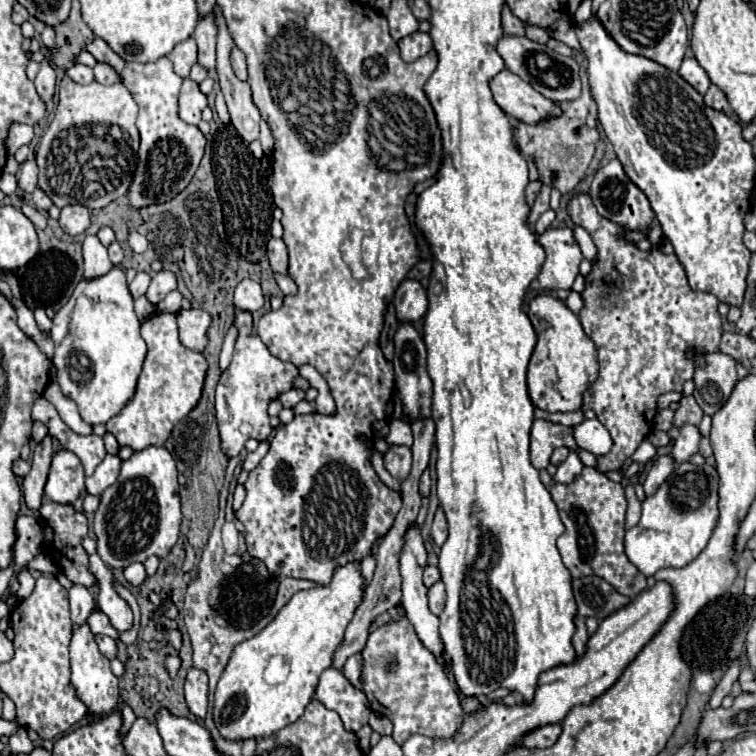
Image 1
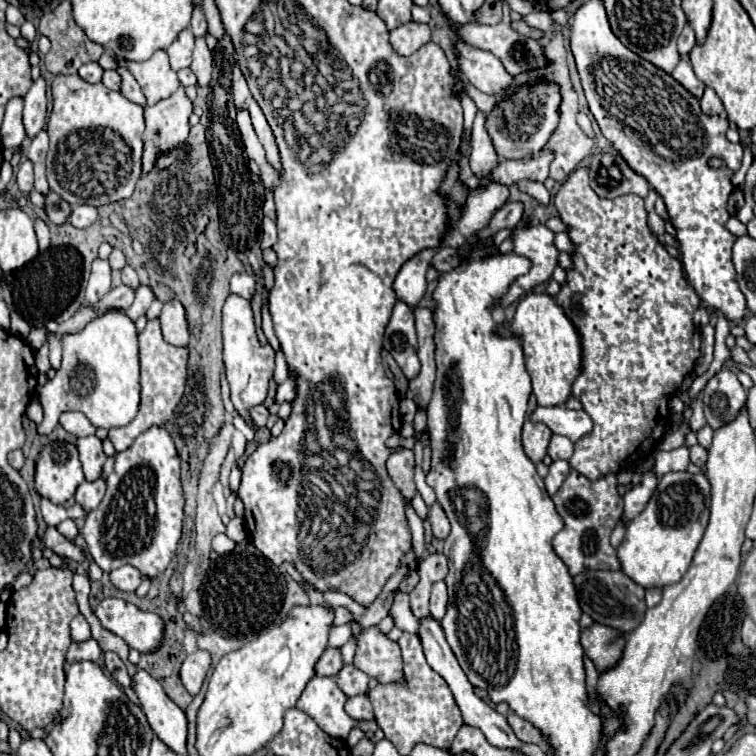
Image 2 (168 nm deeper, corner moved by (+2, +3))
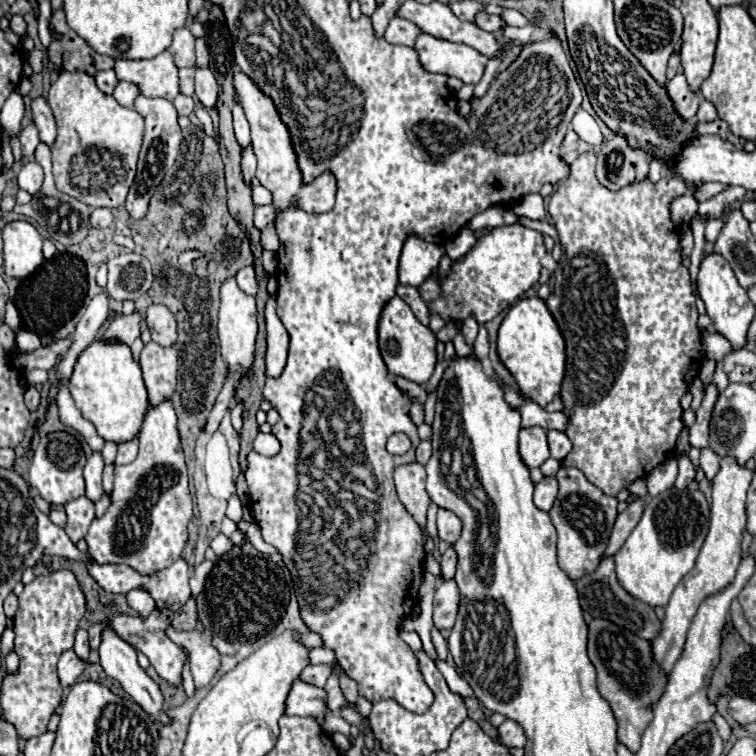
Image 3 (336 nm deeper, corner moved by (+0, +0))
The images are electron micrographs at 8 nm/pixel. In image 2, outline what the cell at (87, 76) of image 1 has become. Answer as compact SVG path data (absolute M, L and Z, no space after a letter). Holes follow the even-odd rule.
M88 63L88 65L82 65L78 73L80 73L80 77L82 77L84 81L88 81L88 83L100 83L104 69L102 69L98 63Z

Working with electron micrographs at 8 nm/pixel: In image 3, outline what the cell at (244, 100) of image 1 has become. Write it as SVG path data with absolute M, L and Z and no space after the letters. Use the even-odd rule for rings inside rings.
M246 146L242 150L242 174L244 174L244 180L250 182L256 174L256 166L258 166L258 160L256 160L256 154L252 150L252 146Z

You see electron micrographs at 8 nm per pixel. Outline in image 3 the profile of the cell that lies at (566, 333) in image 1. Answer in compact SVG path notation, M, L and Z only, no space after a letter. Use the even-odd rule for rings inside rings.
M522 298L510 308L498 330L498 356L516 378L522 394L542 408L560 394L566 372L566 344L542 298Z

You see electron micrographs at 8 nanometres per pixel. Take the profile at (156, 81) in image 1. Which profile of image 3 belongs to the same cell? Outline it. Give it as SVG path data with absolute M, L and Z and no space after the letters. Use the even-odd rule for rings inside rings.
M162 52L150 60L116 60L114 72L118 80L134 82L140 88L140 94L152 98L160 96L174 100L180 92L178 86L178 68L170 52Z

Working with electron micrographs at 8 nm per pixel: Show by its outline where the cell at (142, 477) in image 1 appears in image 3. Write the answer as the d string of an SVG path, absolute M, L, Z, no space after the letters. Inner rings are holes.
M164 402L156 408L148 408L140 438L140 452L134 462L126 466L116 466L114 470L114 490L112 490L112 504L102 518L96 518L84 536L88 542L88 550L98 564L128 564L140 574L154 574L162 568L174 564L182 548L188 540L188 522L192 518L192 496L188 490L188 472L184 464L184 454L176 430L176 414L170 402Z

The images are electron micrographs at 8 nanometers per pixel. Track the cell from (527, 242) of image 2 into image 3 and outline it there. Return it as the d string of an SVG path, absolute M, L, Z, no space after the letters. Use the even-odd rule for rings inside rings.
M500 226L490 234L480 238L476 246L458 262L452 262L450 274L444 284L436 282L436 270L418 290L430 312L438 312L446 322L466 318L474 314L478 324L486 324L502 310L516 304L524 292L534 286L540 278L540 260L544 258L546 248L542 234L524 226Z

